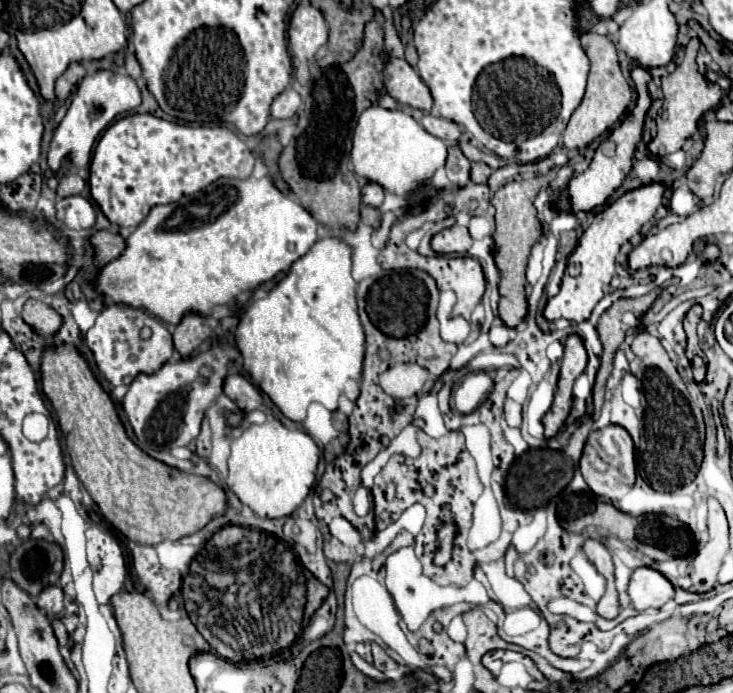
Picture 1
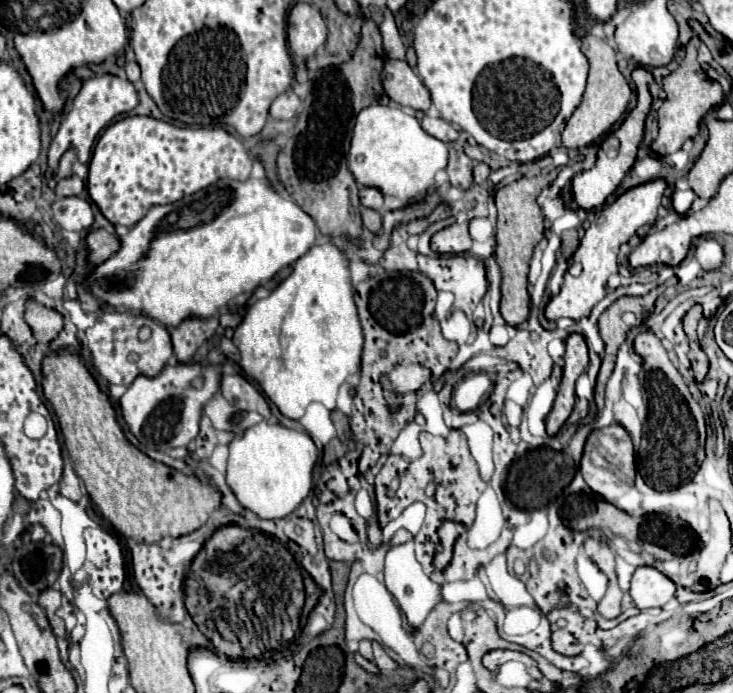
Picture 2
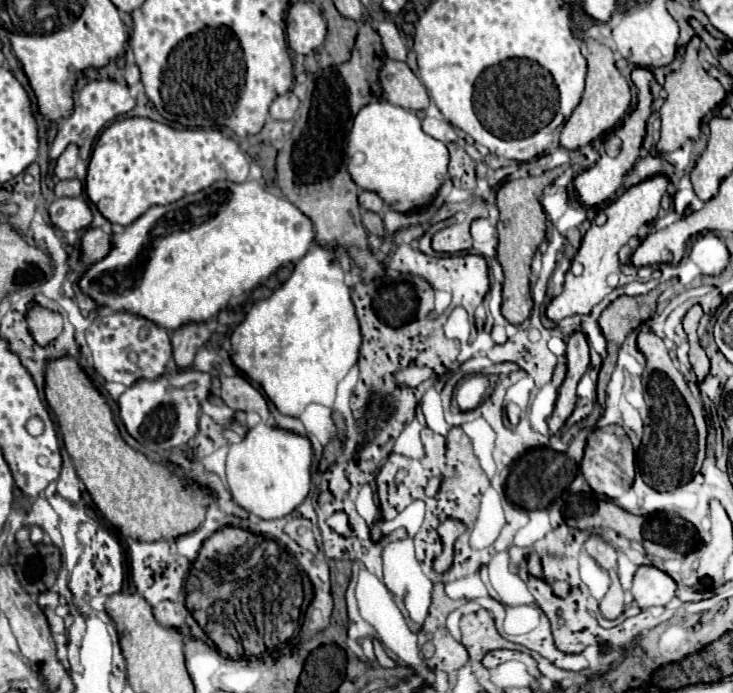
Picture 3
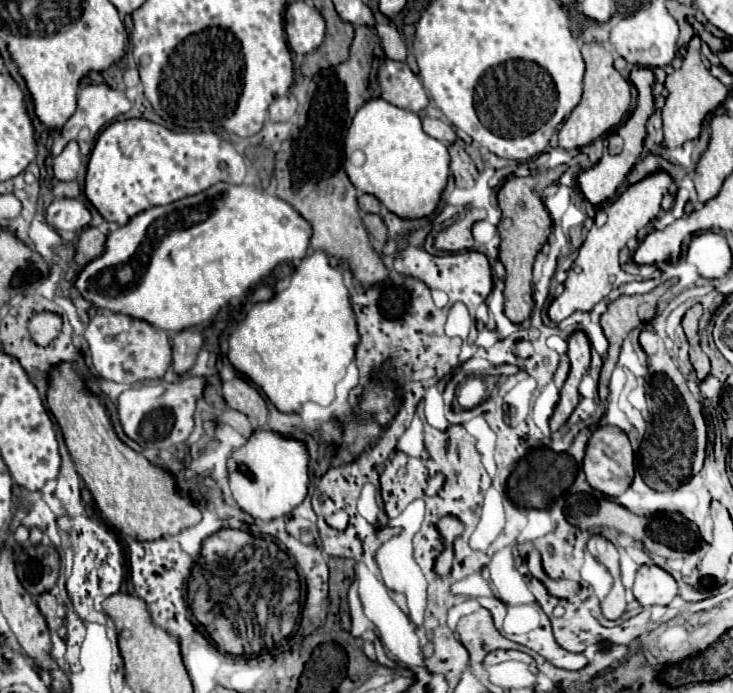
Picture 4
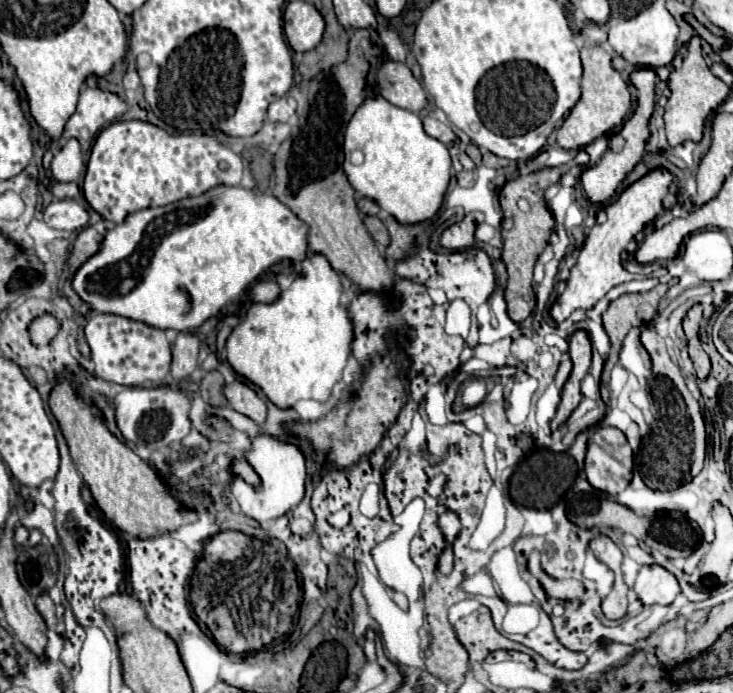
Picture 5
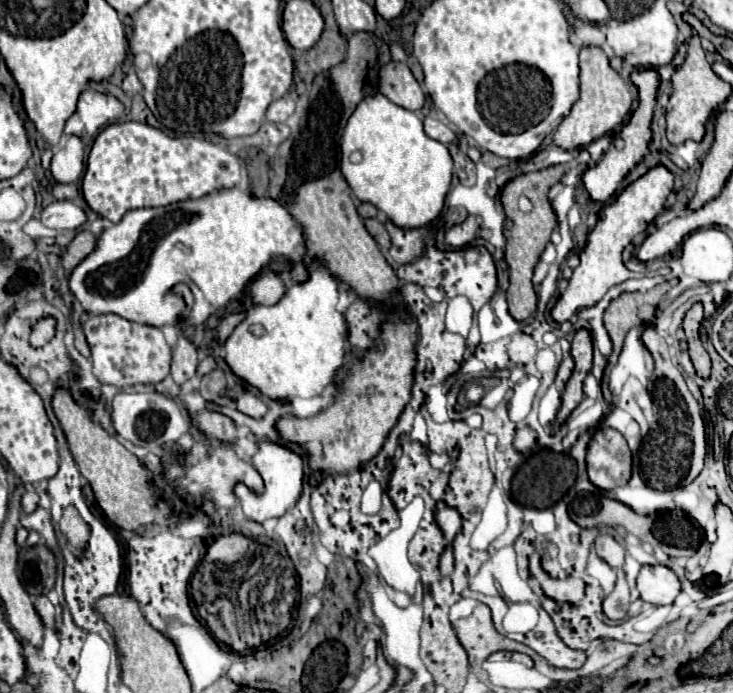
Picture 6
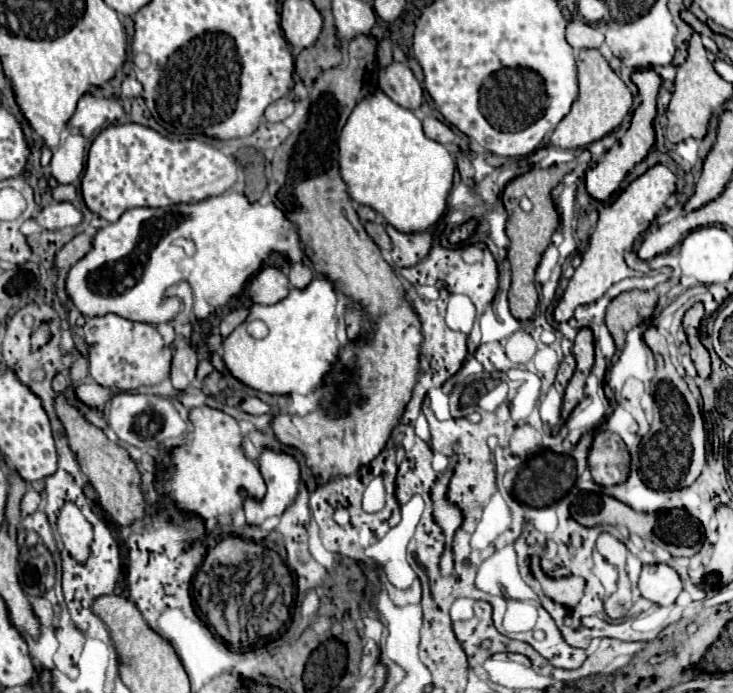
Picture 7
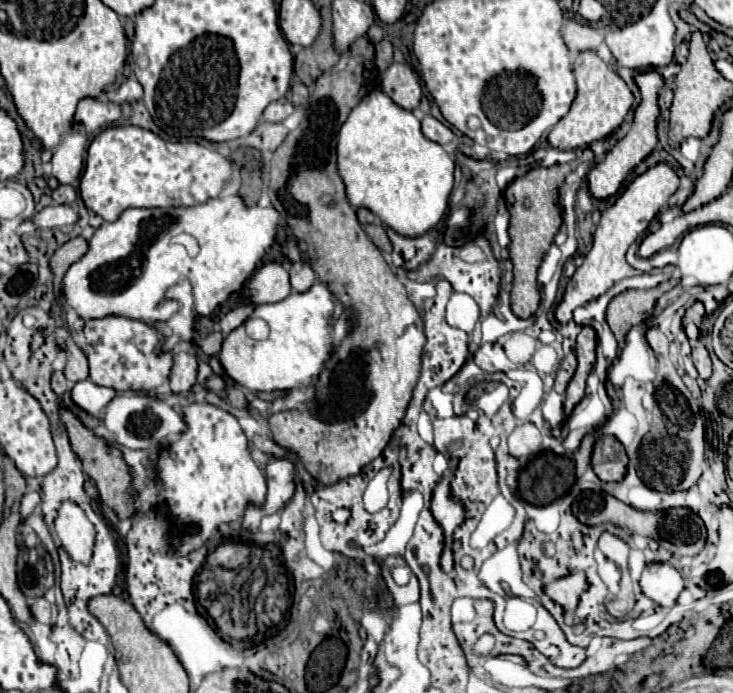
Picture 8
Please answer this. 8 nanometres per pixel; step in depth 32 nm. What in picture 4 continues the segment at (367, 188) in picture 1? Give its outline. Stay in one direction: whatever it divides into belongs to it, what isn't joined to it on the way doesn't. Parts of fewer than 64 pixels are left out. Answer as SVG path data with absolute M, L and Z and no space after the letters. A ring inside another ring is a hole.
M368 194L358 196L358 206L370 214L380 214L380 210L382 210L382 204L374 196L368 196Z

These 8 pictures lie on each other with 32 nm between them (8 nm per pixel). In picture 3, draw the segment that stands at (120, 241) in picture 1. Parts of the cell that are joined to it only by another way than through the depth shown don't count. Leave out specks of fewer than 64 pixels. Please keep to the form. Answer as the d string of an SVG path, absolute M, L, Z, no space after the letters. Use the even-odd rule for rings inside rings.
M88 228L80 238L80 262L94 264L102 260L110 250L110 234L102 232L100 228Z

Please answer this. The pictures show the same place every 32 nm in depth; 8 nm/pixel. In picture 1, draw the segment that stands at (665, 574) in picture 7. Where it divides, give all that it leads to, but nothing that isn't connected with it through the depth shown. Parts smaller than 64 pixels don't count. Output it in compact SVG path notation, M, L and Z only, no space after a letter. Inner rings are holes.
M636 568L630 578L628 594L634 608L642 612L648 608L660 608L674 598L674 586L654 568Z

